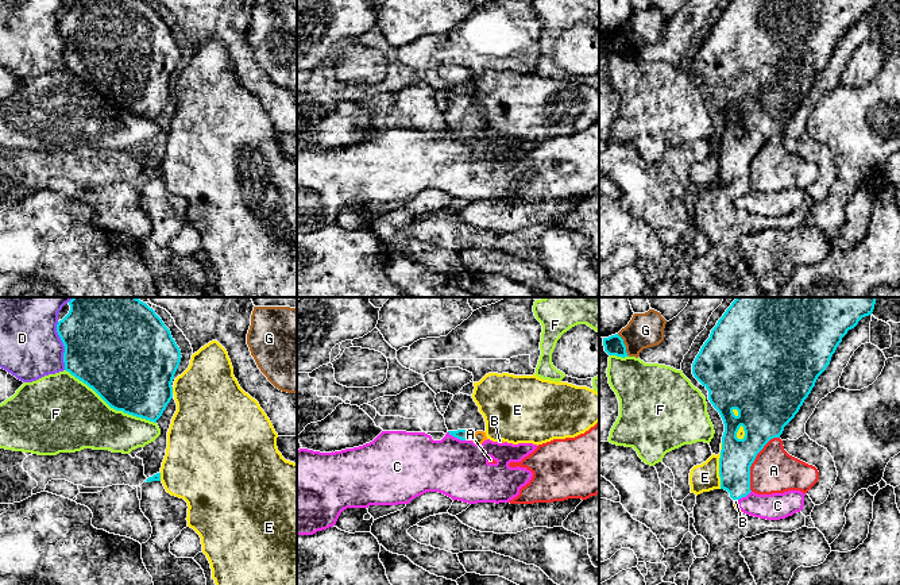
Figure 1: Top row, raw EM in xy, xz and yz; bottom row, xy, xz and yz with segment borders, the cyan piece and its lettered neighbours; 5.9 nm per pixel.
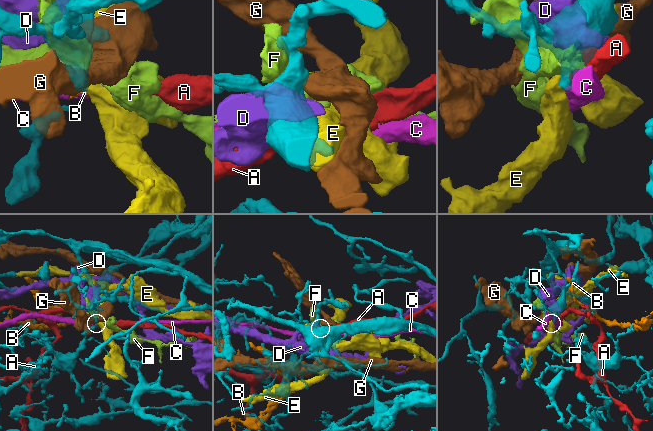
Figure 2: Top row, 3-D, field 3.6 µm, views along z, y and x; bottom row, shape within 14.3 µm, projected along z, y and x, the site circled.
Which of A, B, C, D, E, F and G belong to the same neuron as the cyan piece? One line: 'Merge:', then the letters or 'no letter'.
Merge: no letter

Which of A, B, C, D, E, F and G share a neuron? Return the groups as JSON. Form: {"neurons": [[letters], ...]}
{"neurons": [["A"], ["B", "C"], ["D"], ["E"], ["F"], ["G"]]}

